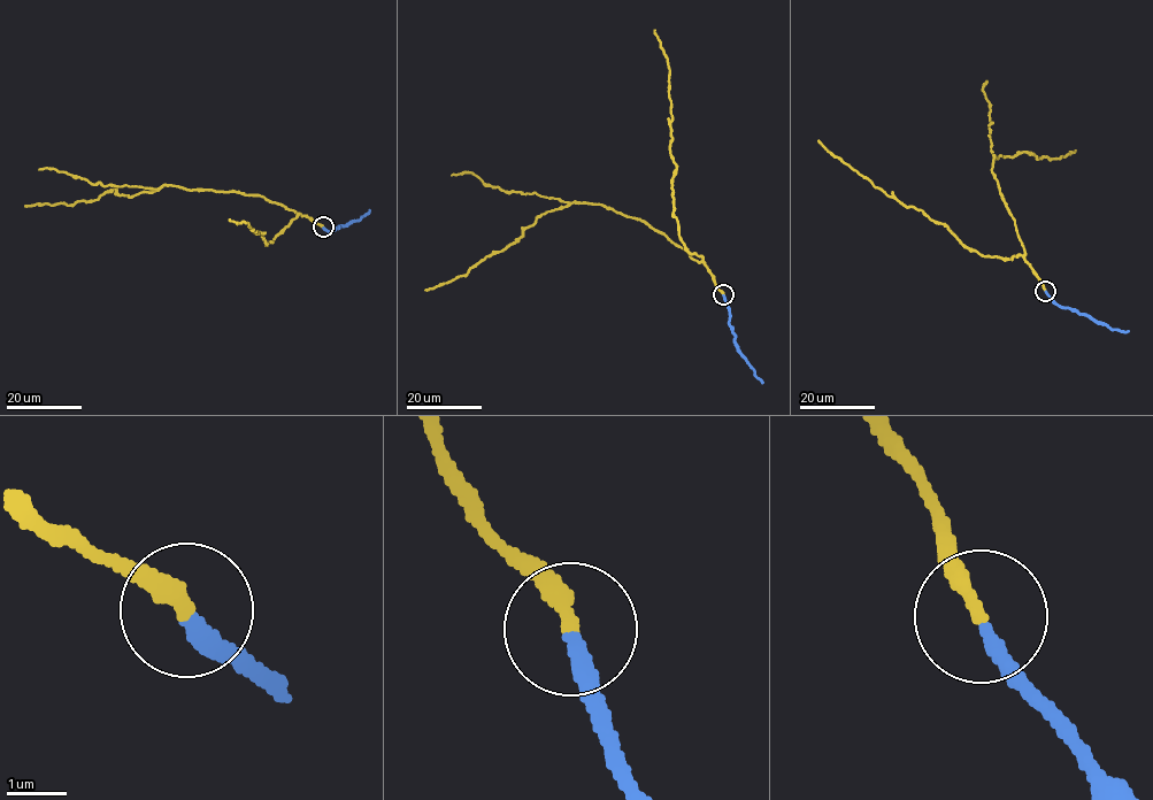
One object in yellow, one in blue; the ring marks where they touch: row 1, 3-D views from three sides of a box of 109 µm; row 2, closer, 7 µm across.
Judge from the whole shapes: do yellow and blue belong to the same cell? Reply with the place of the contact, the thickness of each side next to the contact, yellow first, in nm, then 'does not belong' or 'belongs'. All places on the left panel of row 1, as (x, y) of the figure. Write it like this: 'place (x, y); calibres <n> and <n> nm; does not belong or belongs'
place (323, 227); calibres 280 and 260 nm; belongs

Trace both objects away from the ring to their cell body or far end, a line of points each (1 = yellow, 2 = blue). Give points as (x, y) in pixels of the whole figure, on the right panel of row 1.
1: (1045, 290), (1024, 259), (1015, 221), (991, 170), (993, 155), (1027, 153), (1051, 159), (1076, 151)
2: (1045, 291), (1062, 307), (1086, 314), (1112, 329), (1129, 331)

